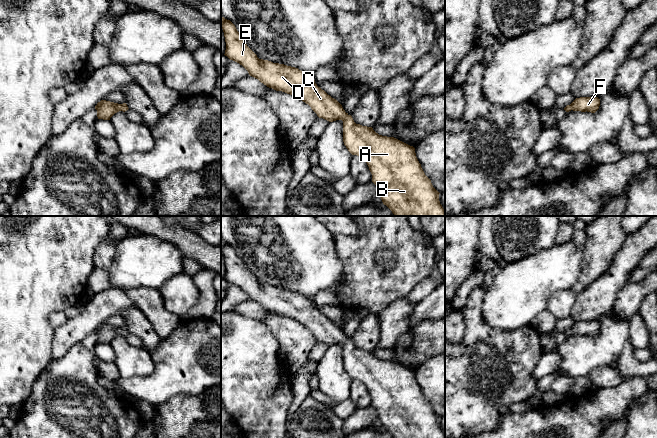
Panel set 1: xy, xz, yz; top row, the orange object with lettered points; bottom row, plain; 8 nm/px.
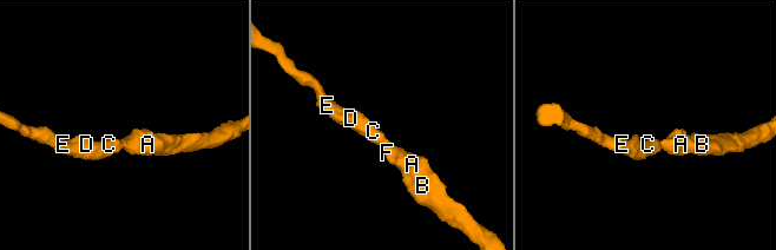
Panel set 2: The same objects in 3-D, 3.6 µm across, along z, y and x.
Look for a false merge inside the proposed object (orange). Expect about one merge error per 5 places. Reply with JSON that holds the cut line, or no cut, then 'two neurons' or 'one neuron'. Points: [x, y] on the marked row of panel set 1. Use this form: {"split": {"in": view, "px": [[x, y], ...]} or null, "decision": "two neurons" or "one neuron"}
{"split": null, "decision": "one neuron"}

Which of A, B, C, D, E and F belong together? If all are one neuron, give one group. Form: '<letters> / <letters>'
A B C D E F

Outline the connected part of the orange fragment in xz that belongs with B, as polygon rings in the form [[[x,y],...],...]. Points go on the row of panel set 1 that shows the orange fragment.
[[[221,16],[221,28],[224,32],[225,56],[242,65],[250,76],[276,91],[293,95],[308,104],[319,118],[329,122],[343,121],[343,142],[352,155],[360,156],[368,165],[372,182],[376,185],[384,205],[394,216],[445,216],[445,210],[439,201],[439,192],[425,175],[419,163],[415,148],[394,137],[382,136],[372,127],[356,124],[351,115],[345,112],[342,105],[324,90],[317,86],[313,77],[306,75],[298,68],[259,59],[247,46],[243,36],[235,25]]]

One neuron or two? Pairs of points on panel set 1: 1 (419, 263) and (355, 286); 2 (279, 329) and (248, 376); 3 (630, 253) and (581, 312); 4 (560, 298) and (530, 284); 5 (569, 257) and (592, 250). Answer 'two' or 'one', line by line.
1: one
2: two
3: one
4: two
5: two

